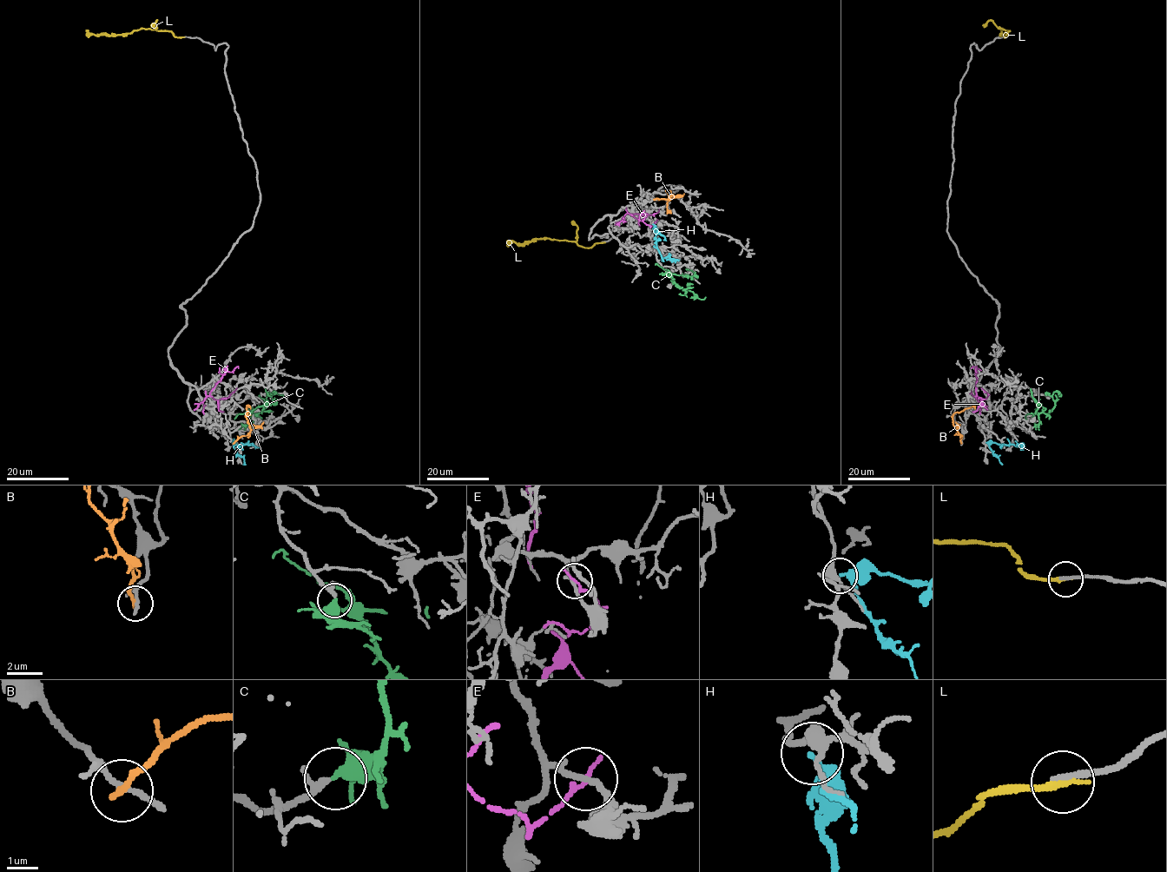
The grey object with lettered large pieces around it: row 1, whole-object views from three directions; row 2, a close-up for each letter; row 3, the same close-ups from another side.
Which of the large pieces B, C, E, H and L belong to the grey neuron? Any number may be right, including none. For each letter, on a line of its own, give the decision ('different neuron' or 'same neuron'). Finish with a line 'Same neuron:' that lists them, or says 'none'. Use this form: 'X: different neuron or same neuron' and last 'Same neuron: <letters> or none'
B: different neuron
C: same neuron
E: different neuron
H: different neuron
L: different neuron
Same neuron: C

